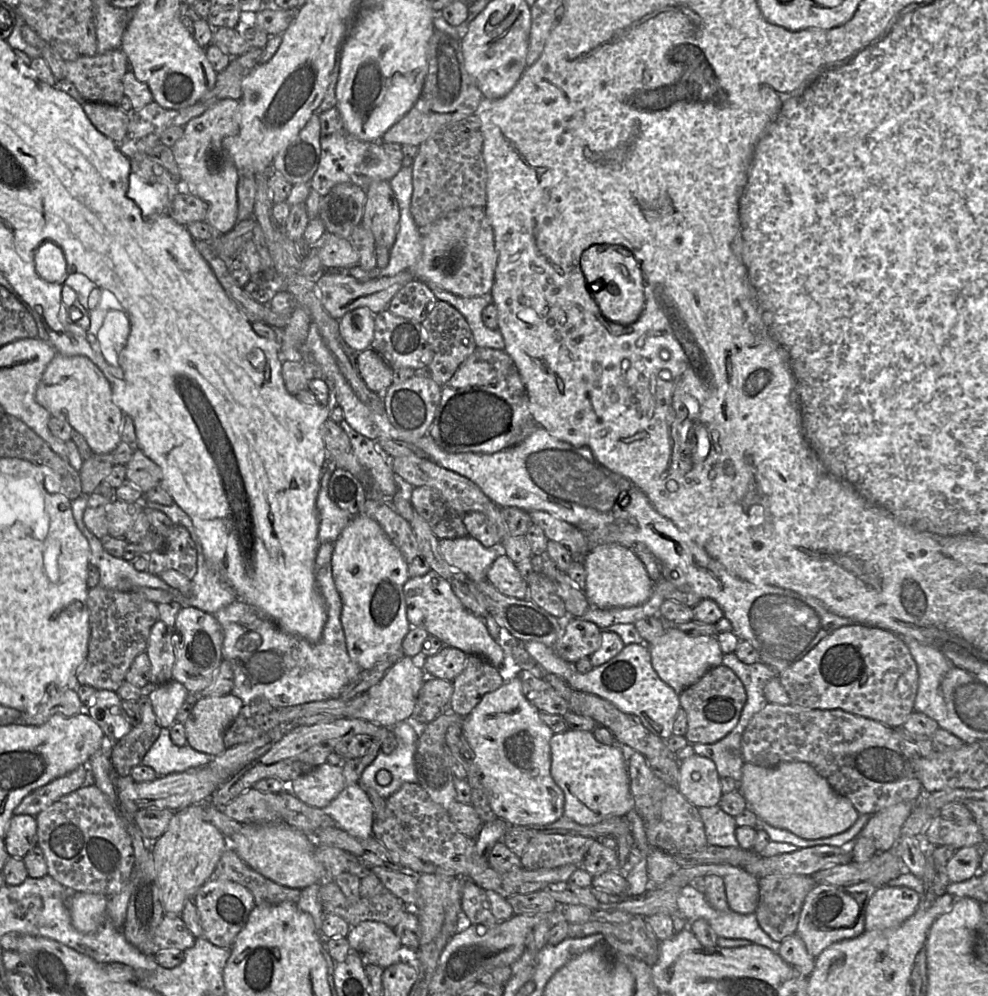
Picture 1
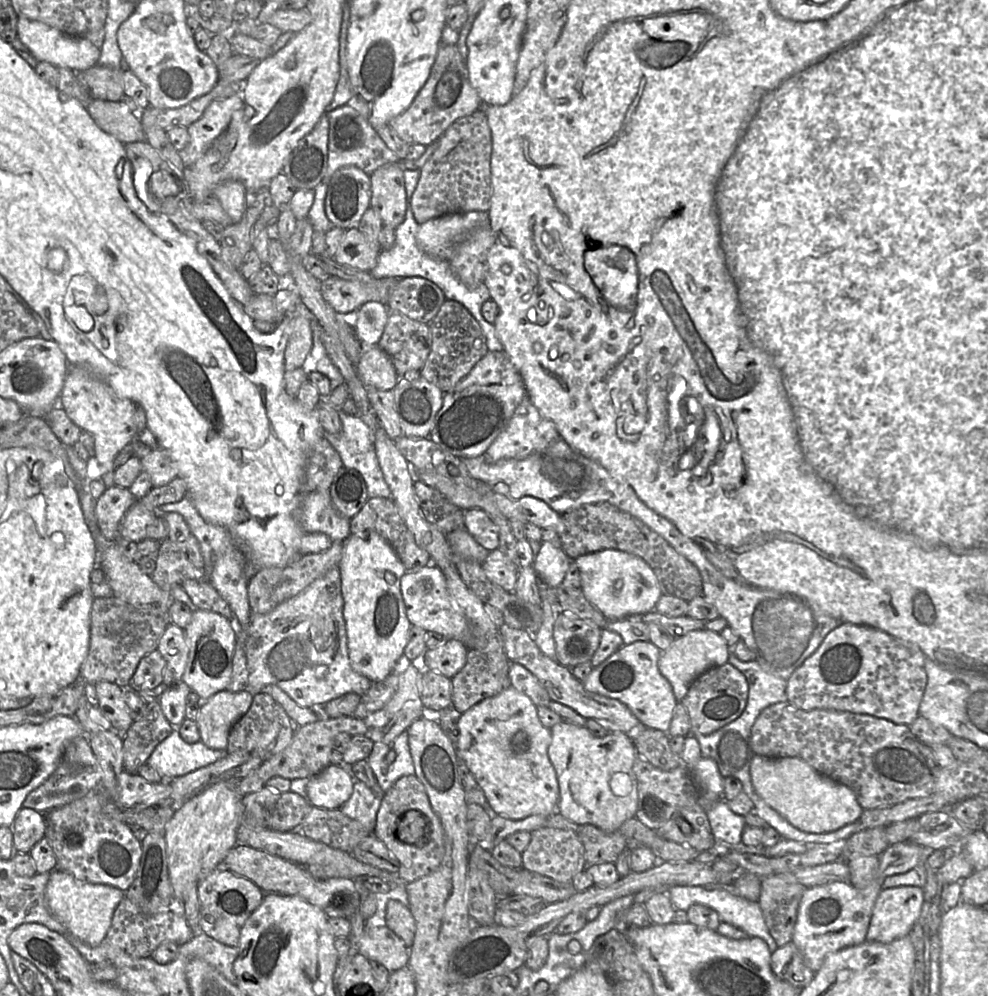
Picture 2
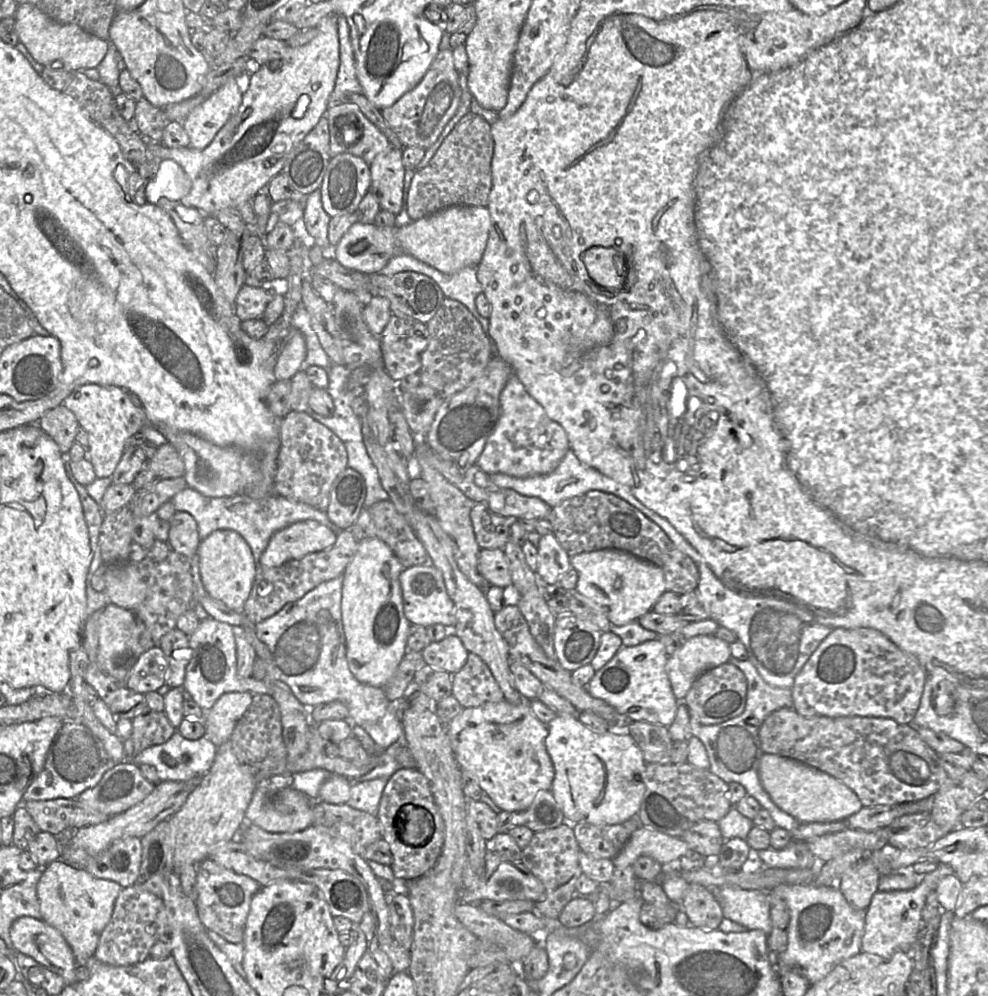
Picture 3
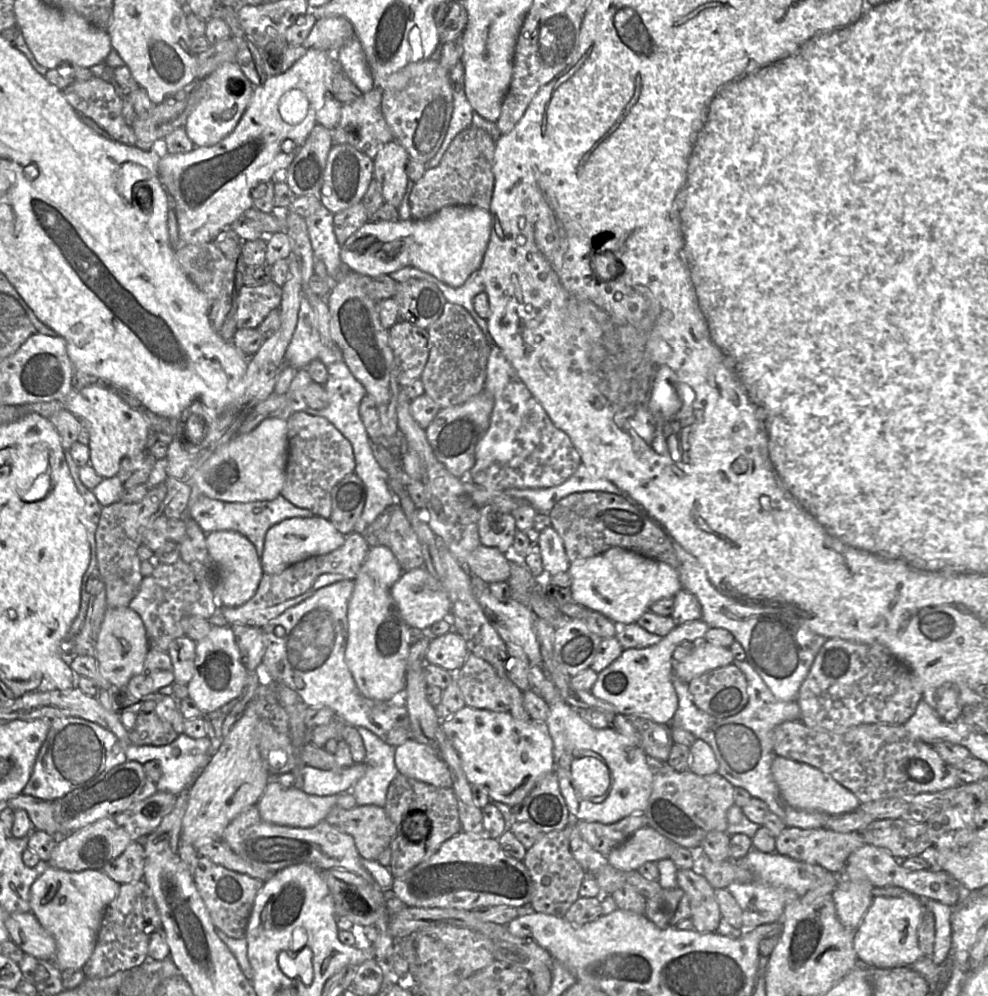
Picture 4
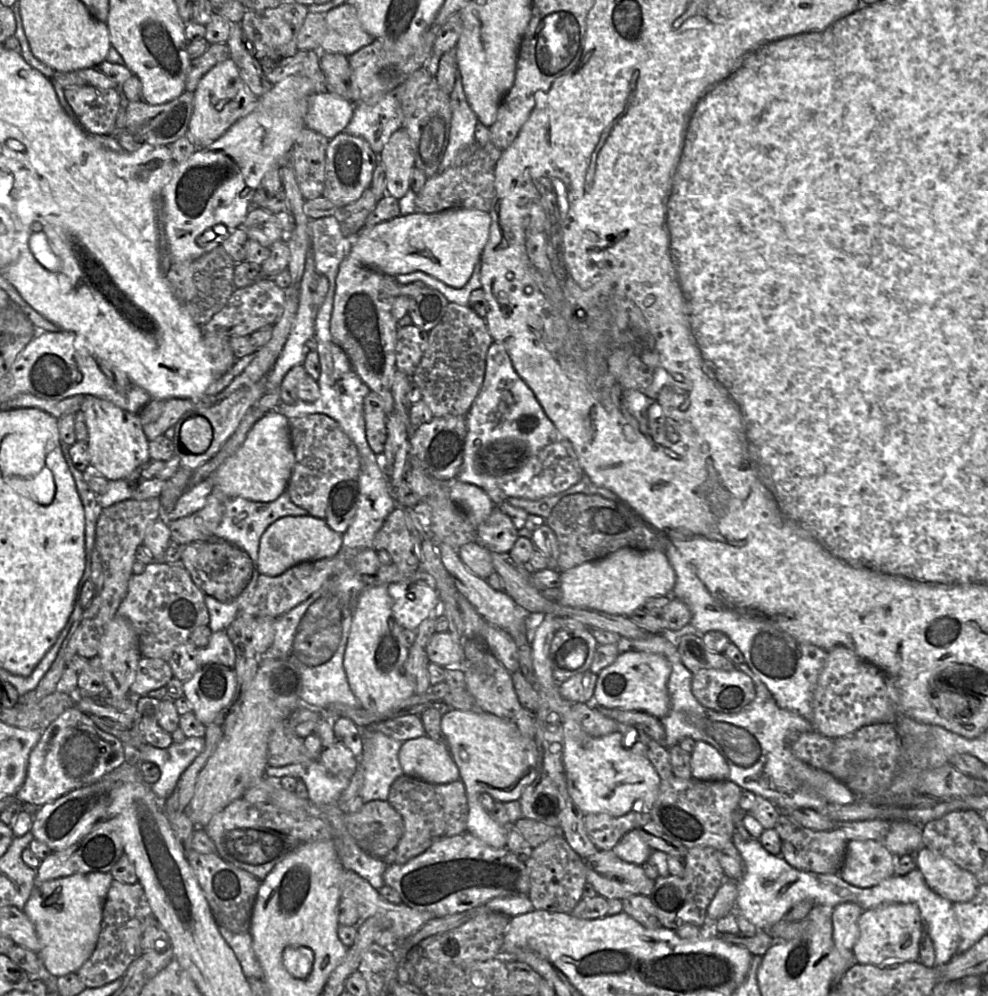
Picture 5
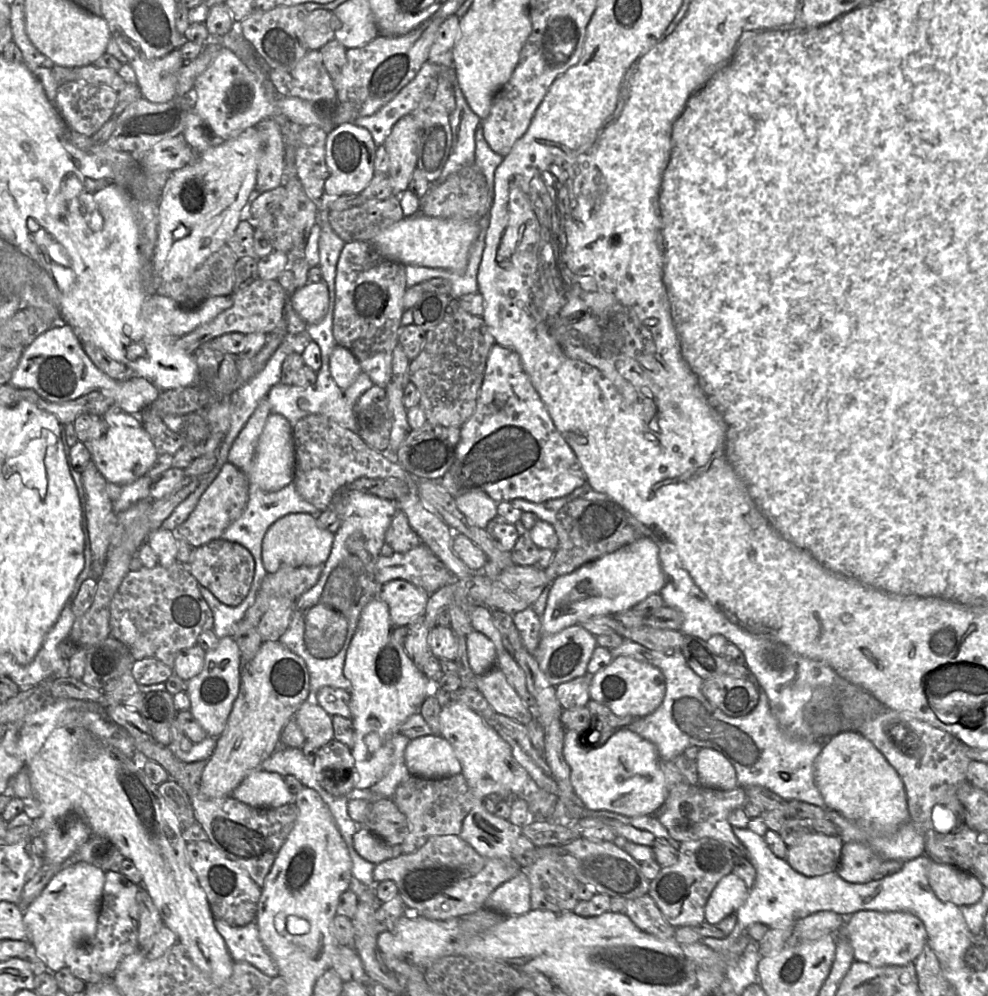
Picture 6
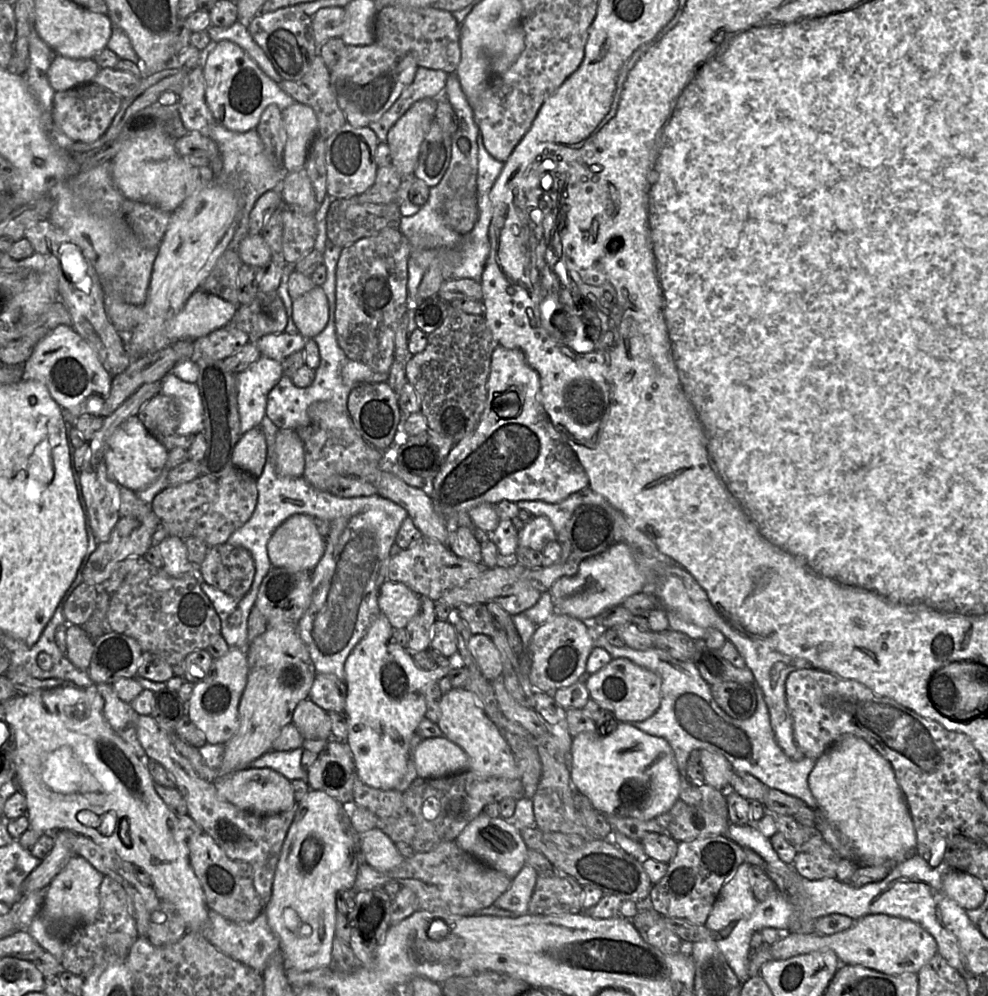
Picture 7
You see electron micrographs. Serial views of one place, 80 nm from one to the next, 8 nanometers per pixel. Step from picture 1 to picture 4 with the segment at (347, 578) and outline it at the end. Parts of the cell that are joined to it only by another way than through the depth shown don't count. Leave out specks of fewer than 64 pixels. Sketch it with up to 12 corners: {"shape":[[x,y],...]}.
{"shape":[[370,547],[348,602],[345,662],[374,700],[406,687],[402,572]]}

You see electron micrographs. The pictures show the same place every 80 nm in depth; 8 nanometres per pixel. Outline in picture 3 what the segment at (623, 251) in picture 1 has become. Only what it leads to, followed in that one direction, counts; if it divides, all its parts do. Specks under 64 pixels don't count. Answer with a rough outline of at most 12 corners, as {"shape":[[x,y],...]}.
{"shape":[[614,248],[583,254],[591,279],[607,291],[625,282],[624,256]]}

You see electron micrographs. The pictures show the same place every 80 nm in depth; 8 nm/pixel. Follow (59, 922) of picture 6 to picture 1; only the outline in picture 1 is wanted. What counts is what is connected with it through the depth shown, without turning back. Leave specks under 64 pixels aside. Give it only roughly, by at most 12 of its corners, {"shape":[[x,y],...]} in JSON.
{"shape":[[76,891],[68,898],[74,928],[97,932],[107,897]]}

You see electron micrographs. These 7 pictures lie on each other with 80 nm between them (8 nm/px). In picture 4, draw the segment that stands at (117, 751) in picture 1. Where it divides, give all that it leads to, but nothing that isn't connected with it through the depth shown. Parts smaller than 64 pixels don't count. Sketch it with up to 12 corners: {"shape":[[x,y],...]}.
{"shape":[[147,698],[129,732],[133,745],[165,746],[178,736]]}

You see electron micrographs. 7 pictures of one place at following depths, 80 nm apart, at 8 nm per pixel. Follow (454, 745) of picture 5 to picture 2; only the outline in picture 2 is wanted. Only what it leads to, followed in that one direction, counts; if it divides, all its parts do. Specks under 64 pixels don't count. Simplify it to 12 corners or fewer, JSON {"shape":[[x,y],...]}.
{"shape":[[509,685],[462,713],[457,756],[496,814],[557,811],[551,729]]}

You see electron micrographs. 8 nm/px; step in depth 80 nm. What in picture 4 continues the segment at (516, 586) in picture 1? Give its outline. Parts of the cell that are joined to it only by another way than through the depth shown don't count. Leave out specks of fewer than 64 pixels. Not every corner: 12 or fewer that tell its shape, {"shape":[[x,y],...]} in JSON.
{"shape":[[481,544],[467,570],[486,583],[507,582],[510,557]]}

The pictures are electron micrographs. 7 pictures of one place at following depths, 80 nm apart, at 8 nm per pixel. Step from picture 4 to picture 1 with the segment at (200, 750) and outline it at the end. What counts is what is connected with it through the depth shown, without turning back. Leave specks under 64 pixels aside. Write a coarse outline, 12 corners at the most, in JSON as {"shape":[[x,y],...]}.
{"shape":[[170,728],[142,759],[158,776],[209,764],[216,756],[175,745]]}

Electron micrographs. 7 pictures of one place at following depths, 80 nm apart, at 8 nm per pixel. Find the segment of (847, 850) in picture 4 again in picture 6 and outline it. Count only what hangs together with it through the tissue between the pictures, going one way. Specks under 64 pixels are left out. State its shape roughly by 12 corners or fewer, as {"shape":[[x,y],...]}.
{"shape":[[811,832],[786,861],[808,877],[837,872],[840,836]]}

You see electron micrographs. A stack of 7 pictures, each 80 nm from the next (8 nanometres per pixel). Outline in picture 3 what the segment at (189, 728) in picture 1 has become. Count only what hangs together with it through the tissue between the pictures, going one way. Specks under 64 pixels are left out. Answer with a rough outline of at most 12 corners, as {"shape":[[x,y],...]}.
{"shape":[[251,692],[223,694],[205,712],[209,741],[227,742],[253,701]]}

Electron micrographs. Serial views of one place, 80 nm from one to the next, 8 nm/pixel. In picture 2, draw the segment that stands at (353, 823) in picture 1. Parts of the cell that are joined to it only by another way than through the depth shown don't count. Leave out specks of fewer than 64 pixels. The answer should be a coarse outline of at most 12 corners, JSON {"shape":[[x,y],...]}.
{"shape":[[354,780],[350,798],[339,808],[371,834],[382,799]]}

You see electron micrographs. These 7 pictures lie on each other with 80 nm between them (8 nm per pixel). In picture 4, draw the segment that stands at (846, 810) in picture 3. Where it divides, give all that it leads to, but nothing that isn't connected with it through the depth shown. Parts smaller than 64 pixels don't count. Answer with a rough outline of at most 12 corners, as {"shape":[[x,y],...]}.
{"shape":[[776,756],[771,772],[794,808],[838,815],[861,804],[831,775]]}

